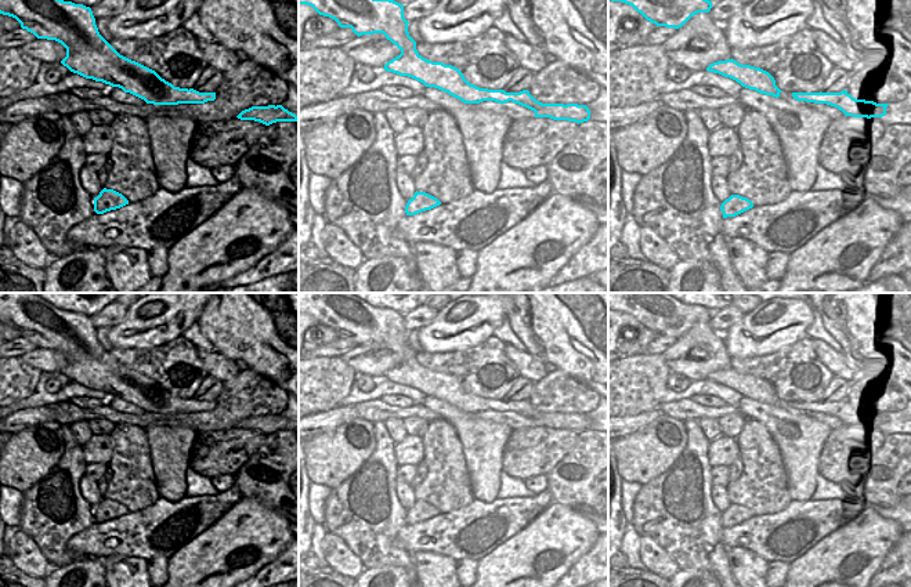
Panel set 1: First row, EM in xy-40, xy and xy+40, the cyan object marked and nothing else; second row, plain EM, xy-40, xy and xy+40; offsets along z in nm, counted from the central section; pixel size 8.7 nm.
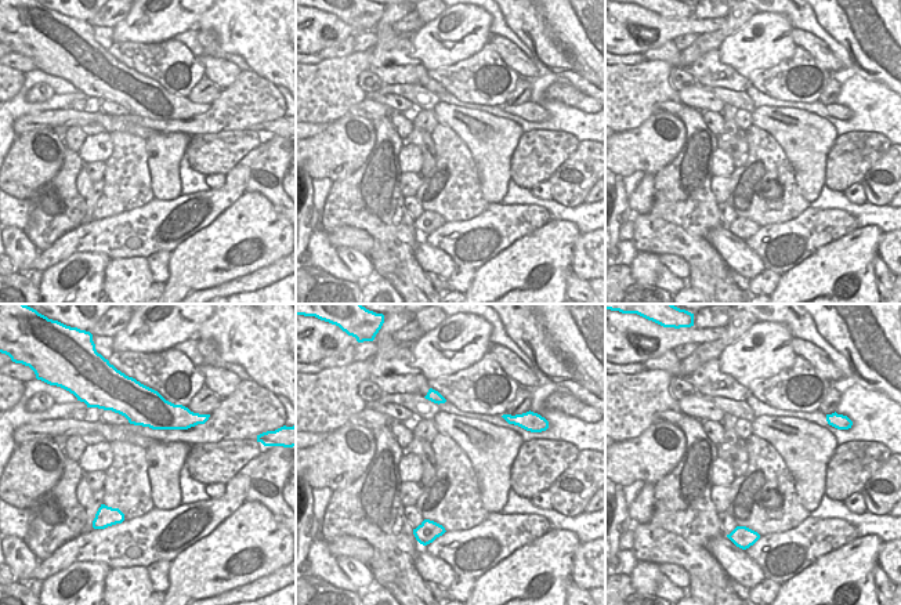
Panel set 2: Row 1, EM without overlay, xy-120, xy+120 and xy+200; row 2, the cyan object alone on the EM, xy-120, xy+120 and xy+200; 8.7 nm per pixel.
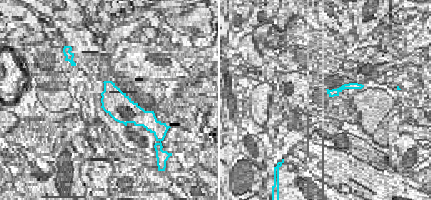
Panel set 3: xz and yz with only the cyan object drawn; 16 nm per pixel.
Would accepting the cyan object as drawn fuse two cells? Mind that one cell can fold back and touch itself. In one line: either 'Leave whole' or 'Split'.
Leave whole.

